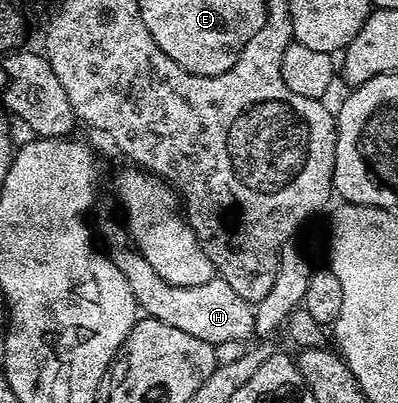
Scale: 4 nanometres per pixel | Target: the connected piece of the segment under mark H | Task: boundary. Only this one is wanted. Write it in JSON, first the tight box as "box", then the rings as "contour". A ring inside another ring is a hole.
{"box":[92,198,255,345],"contour":[[[103,198],[97,199],[92,209],[92,224],[106,242],[109,257],[115,267],[126,277],[130,290],[134,293],[137,307],[151,318],[158,318],[171,327],[190,332],[200,340],[212,345],[226,340],[249,341],[255,328],[255,307],[253,303],[239,296],[238,292],[226,284],[219,276],[210,281],[199,282],[192,286],[171,285],[166,279],[158,276],[150,262],[142,256],[131,239],[125,223],[114,220],[112,204]]]}

